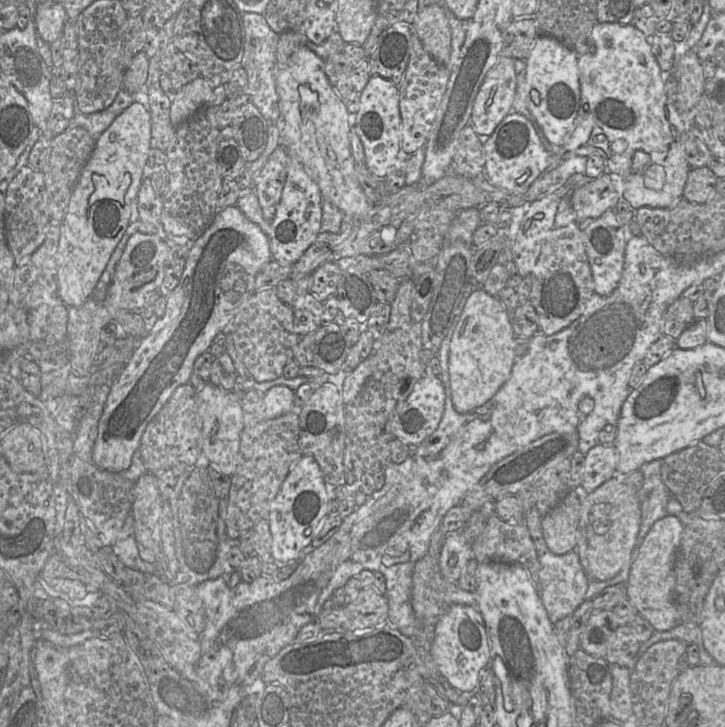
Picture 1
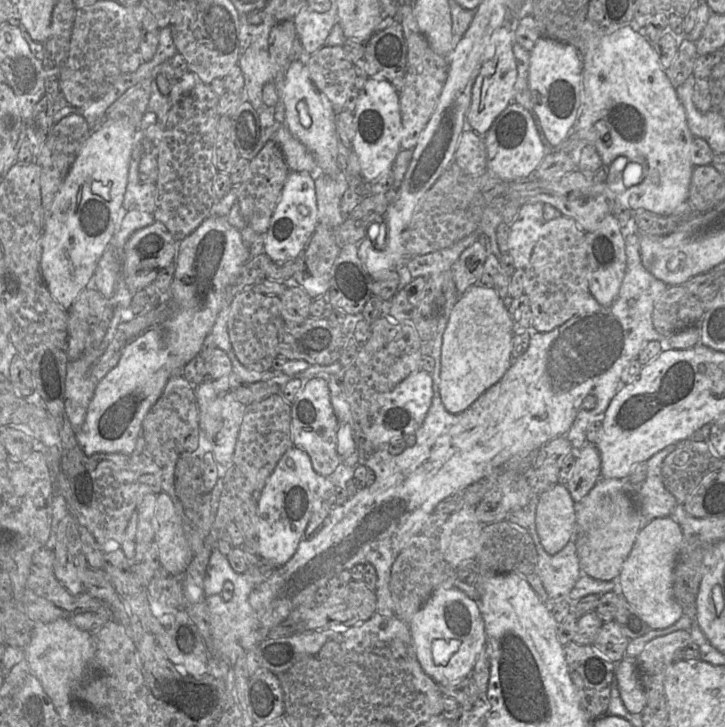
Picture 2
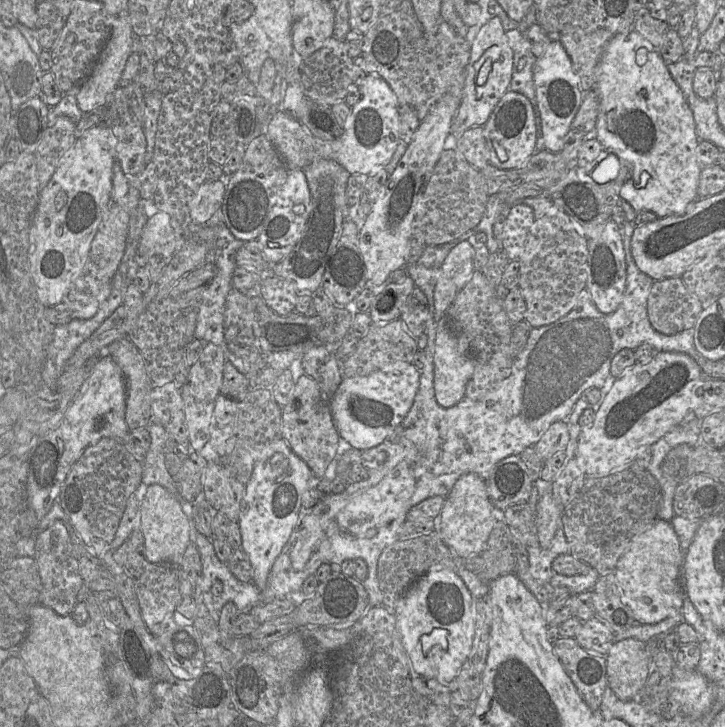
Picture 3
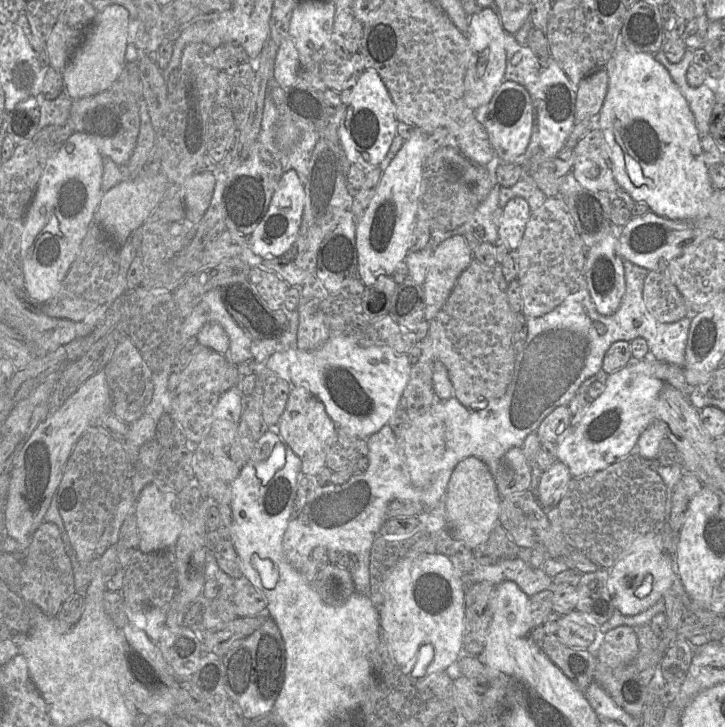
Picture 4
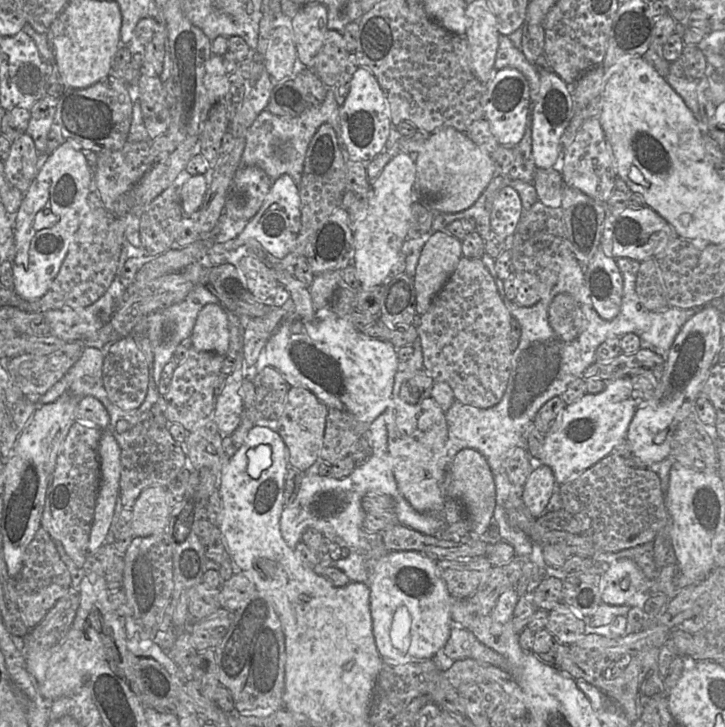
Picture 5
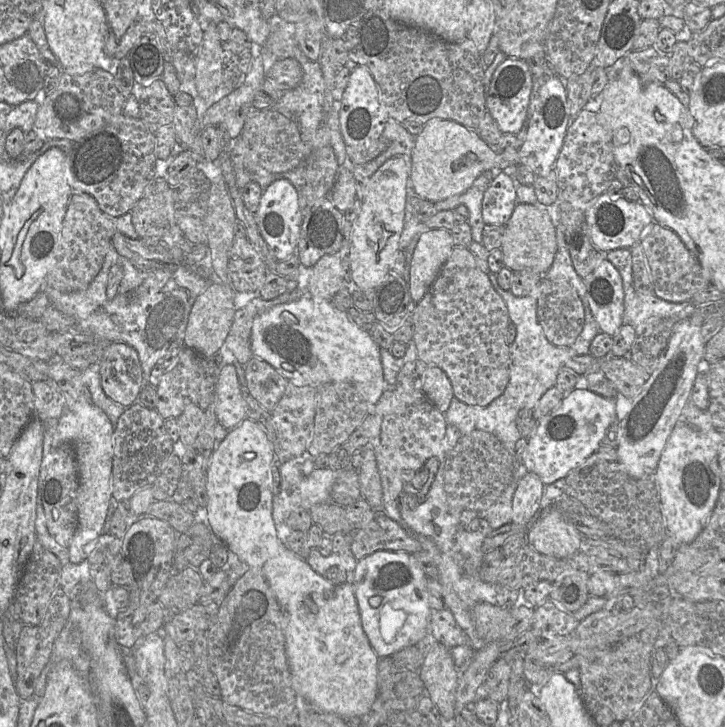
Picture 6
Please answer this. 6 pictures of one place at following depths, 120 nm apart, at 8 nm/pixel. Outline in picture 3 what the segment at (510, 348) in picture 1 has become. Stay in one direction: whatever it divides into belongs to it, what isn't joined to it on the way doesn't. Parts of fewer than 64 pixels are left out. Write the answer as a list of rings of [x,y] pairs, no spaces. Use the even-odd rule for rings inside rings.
[[[444,316],[438,323],[434,352],[434,393],[443,408],[465,397],[466,384],[473,375],[473,358],[464,351],[464,343],[447,327]]]

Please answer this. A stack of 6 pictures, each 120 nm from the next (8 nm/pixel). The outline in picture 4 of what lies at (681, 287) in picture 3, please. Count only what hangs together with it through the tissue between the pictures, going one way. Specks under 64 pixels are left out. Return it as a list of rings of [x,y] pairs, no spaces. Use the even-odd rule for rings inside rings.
[[[660,261],[657,270],[647,273],[643,301],[648,312],[663,323],[673,323],[691,314],[683,296],[671,281],[667,261]]]

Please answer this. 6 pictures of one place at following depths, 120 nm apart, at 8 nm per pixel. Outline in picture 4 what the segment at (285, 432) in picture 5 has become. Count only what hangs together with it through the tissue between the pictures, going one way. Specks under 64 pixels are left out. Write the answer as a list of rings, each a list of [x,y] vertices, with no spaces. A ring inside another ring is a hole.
[[[292,386],[289,398],[277,425],[277,432],[301,460],[301,472],[317,476],[326,466],[326,455],[337,426],[326,412],[324,404],[303,387]]]

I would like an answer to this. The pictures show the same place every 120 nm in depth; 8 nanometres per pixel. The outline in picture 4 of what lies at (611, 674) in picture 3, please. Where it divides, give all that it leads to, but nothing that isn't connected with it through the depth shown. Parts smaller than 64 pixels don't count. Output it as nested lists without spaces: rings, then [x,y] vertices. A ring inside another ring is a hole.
[[[621,625],[605,634],[597,650],[597,658],[599,663],[618,668],[630,664],[639,651],[640,646],[635,629]]]

